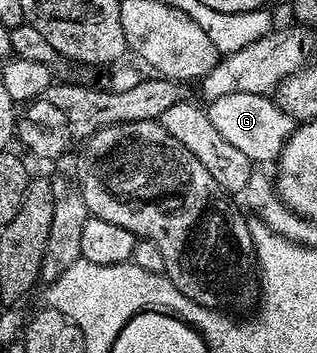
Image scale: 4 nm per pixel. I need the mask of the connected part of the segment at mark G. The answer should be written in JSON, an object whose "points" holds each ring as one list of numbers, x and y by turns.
{"points":[[233,92,219,96,206,106,213,127,237,150,244,152,253,163,274,162,284,143,291,137,295,120,287,112,281,111,274,98,255,92]]}

